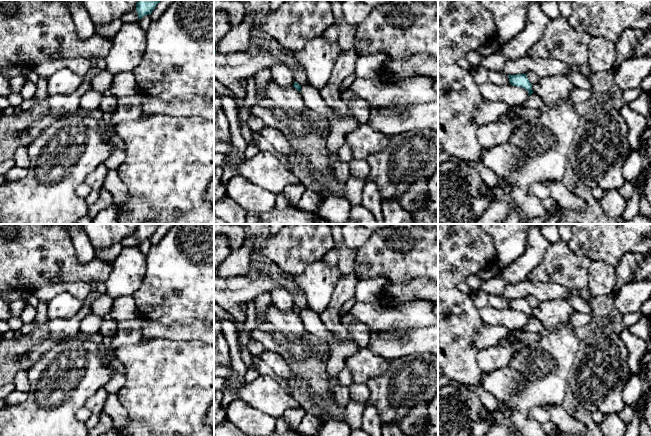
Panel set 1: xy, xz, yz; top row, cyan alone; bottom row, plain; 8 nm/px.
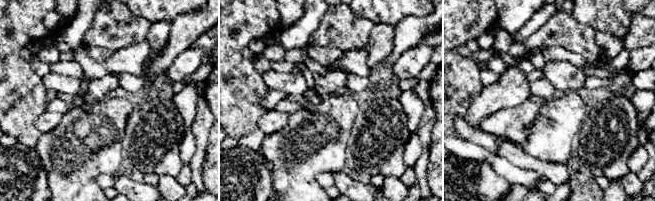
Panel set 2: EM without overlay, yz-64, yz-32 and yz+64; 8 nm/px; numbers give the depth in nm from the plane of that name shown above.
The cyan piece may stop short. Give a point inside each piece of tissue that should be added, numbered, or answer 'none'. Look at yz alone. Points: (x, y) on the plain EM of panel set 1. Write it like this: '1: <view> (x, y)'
none

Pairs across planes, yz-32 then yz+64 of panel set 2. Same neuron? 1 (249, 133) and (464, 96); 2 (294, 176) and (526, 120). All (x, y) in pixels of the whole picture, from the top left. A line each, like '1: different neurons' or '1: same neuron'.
1: same neuron
2: different neurons

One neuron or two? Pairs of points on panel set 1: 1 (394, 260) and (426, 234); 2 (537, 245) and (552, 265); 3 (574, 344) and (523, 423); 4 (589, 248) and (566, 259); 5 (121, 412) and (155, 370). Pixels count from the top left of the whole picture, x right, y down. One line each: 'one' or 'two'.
1: one
2: two
3: one
4: two
5: two

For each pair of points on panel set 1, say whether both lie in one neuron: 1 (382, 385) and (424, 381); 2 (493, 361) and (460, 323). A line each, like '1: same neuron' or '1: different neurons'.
1: same neuron
2: different neurons

